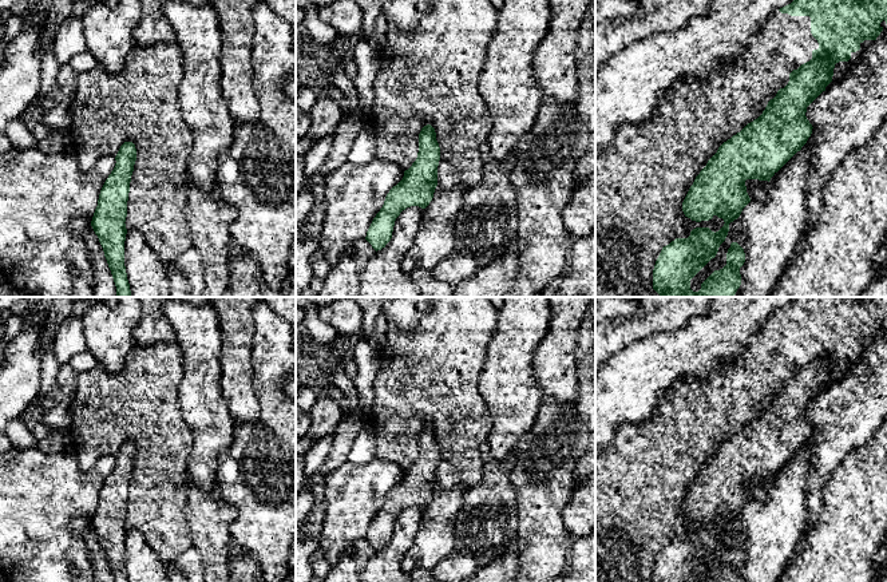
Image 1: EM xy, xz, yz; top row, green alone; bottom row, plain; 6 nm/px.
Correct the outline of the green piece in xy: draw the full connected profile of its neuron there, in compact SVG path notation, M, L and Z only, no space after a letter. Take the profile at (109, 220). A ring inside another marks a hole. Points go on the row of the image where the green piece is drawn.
M124 142L115 161L115 167L100 190L91 226L103 248L116 286L116 297L131 297L124 266L124 241L127 234L124 222L130 182L136 161L135 144Z

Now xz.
M427 124L419 134L419 153L412 166L404 171L403 179L385 197L384 205L373 218L365 239L377 252L392 238L396 218L411 206L425 209L437 186L440 147L435 128Z

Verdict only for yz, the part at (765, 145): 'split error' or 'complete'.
complete

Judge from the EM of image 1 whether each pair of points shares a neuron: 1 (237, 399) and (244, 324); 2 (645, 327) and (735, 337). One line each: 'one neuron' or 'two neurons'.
1: one neuron
2: two neurons

